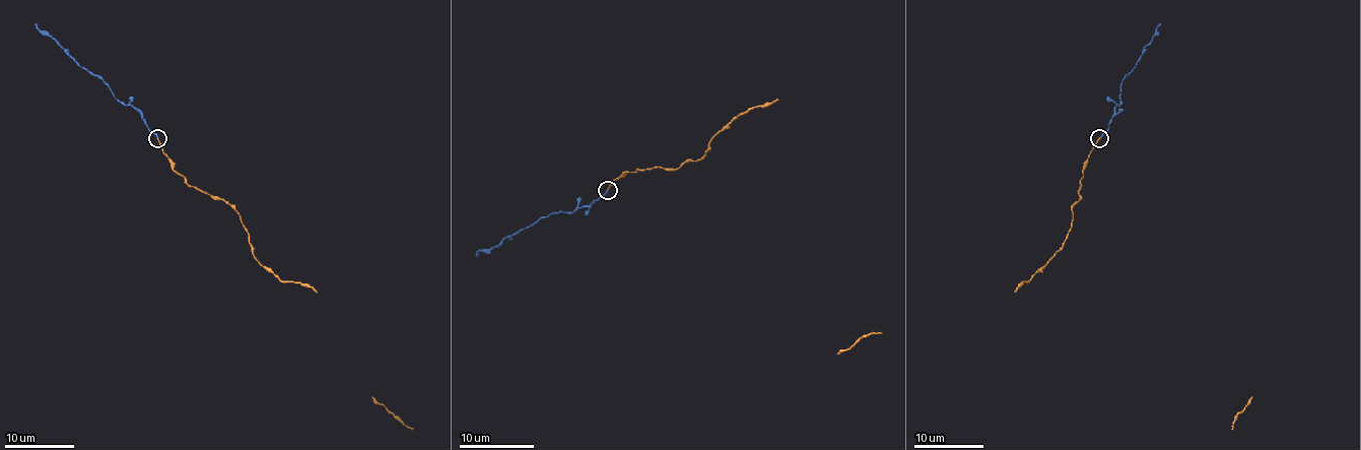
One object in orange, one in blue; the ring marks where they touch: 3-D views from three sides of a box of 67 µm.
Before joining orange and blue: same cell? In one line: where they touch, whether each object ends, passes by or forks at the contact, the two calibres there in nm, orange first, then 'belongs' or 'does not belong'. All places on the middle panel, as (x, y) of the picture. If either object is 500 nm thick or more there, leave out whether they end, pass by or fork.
place (607, 190); orange ends; blue ends; calibres 160 and 180 nm; does not belong

